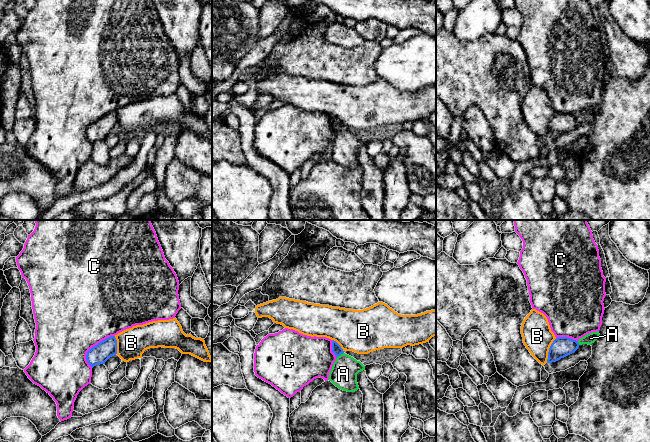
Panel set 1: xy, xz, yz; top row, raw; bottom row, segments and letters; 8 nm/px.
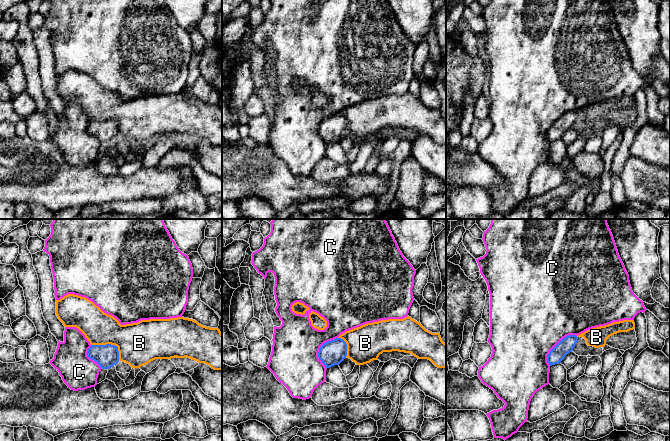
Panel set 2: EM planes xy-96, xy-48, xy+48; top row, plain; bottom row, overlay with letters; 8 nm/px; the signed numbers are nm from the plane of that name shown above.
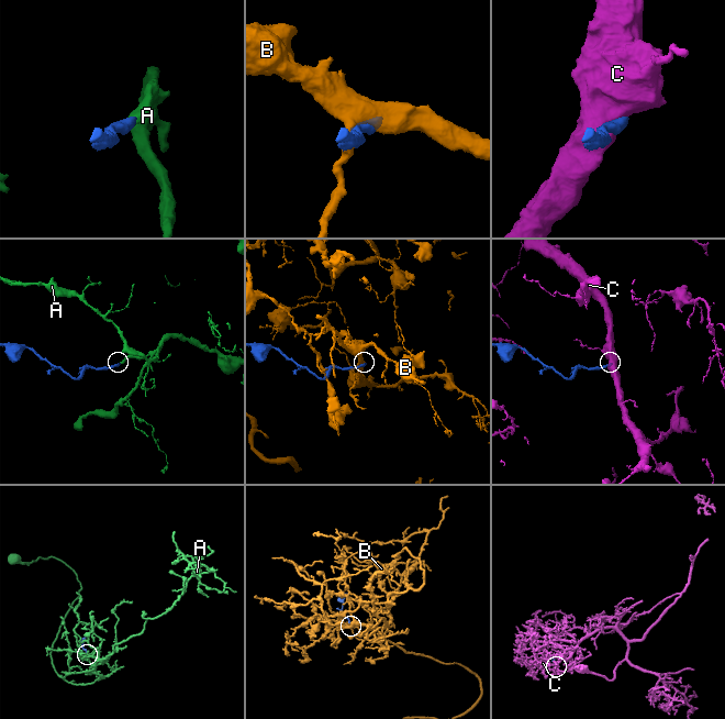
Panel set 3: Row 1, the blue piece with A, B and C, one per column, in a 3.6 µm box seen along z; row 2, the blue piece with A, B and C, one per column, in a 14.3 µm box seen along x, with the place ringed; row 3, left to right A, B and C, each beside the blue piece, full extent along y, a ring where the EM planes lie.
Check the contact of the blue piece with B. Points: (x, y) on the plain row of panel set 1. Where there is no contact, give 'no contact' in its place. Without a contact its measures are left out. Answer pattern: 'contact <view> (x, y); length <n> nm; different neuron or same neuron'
contact yz (549, 126); length 220 nm; different neuron

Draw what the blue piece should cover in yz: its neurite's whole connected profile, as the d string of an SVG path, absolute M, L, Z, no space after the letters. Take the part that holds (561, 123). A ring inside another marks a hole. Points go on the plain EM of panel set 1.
M597 107L585 111L578 117L568 113L556 114L549 124L547 139L556 138L561 134L574 129L582 120L591 121L599 114L599 112L599 107Z

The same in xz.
M333 116L332 128L337 133L329 149L329 157L343 167L355 168L359 165L357 150L365 146L365 142L344 129L341 122Z

